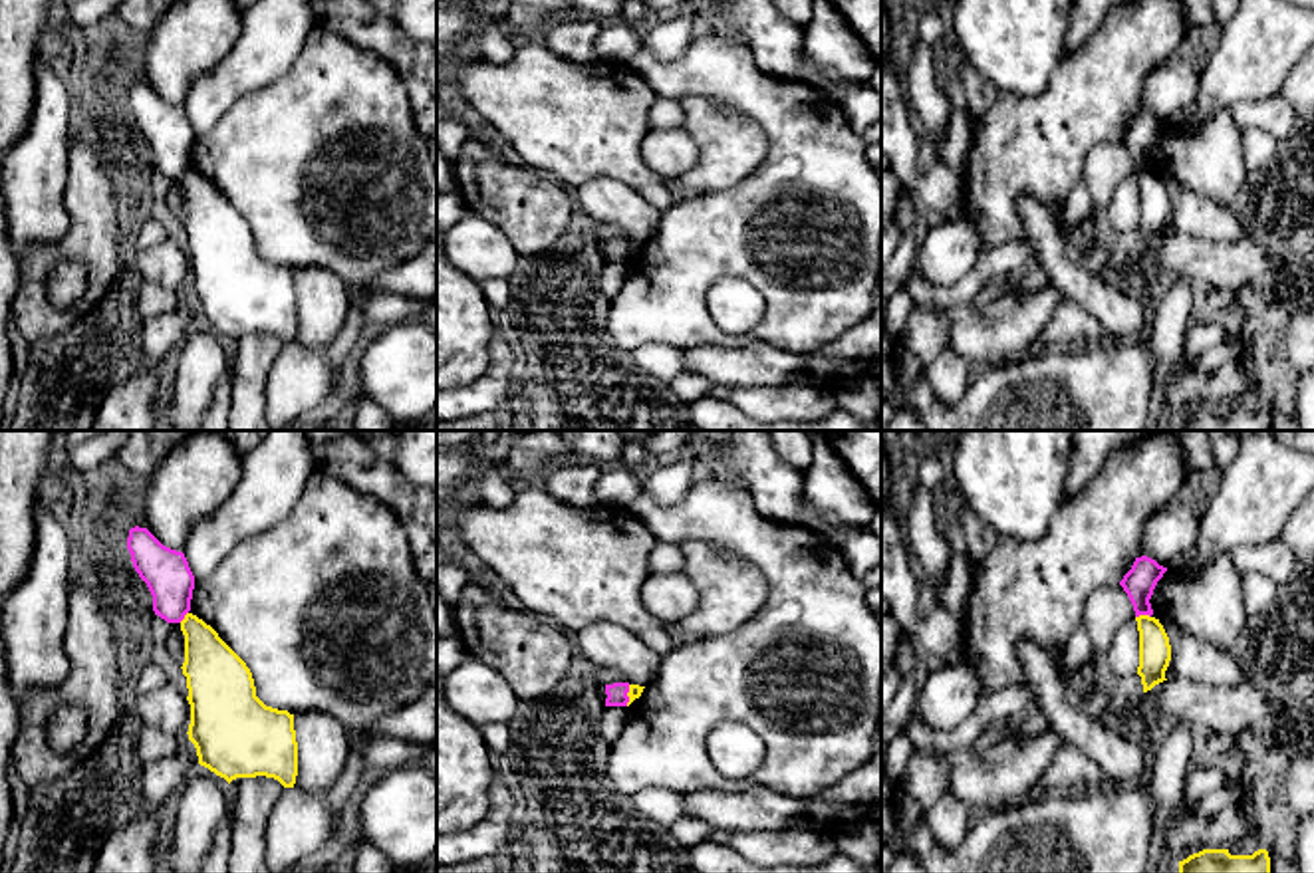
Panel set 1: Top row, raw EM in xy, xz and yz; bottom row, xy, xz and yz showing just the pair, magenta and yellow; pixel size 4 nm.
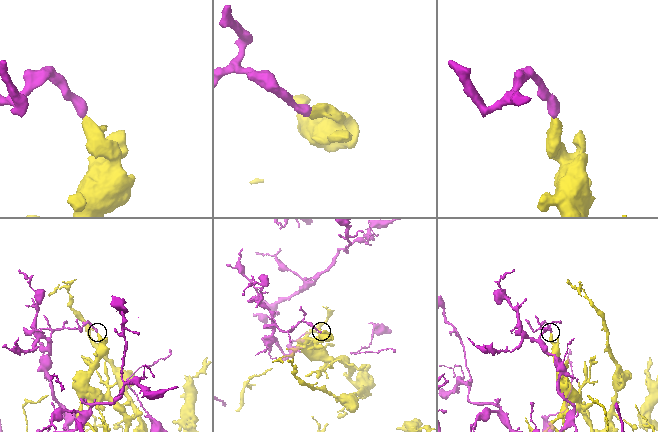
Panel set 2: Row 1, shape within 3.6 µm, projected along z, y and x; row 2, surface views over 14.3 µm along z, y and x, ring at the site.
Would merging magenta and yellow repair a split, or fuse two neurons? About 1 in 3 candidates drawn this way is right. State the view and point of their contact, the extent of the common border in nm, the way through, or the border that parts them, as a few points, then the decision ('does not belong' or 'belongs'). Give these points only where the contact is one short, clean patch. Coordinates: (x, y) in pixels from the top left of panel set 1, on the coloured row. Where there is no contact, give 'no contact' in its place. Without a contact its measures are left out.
yz (1142, 614) | 60 nm | along yz (1150, 616), (1136, 618) | does not belong

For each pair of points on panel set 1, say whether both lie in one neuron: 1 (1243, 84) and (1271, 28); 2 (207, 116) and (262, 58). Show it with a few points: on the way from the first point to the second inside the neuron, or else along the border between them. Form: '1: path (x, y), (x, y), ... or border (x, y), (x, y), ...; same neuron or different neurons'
1: path (1243, 70), (1263, 42); same neuron
2: path (217, 100), (247, 70); same neuron

